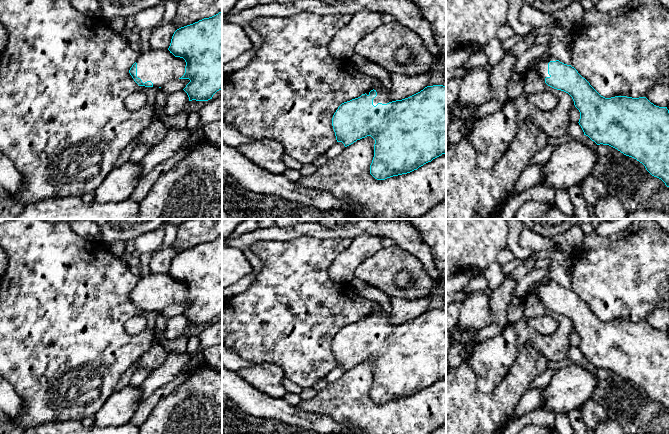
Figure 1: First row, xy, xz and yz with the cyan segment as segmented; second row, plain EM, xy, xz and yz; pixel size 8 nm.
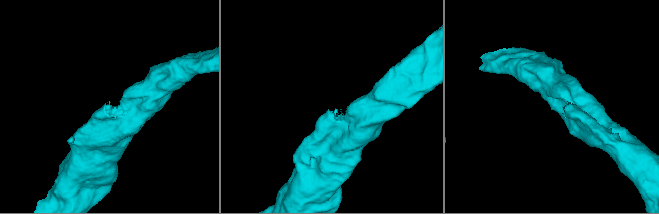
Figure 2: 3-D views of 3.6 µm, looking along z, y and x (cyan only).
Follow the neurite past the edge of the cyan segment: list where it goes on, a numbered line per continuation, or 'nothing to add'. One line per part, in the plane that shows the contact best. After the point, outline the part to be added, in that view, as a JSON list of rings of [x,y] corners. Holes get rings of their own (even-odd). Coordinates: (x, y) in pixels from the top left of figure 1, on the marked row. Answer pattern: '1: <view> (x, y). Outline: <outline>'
1: xy (159, 66). Outline: [[[150,49],[140,54],[136,63],[137,77],[143,83],[151,81],[156,88],[181,78],[186,66],[183,58],[175,57],[168,49]]]

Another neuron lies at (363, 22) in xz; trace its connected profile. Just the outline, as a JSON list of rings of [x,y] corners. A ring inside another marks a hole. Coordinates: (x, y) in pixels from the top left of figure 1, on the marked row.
[[[372,10],[356,12],[329,43],[329,53],[335,58],[349,60],[354,54],[356,44],[383,23],[380,12]]]

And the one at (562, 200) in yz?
[[[556,190],[554,202],[561,212],[571,219],[575,219],[574,207],[567,190]]]

